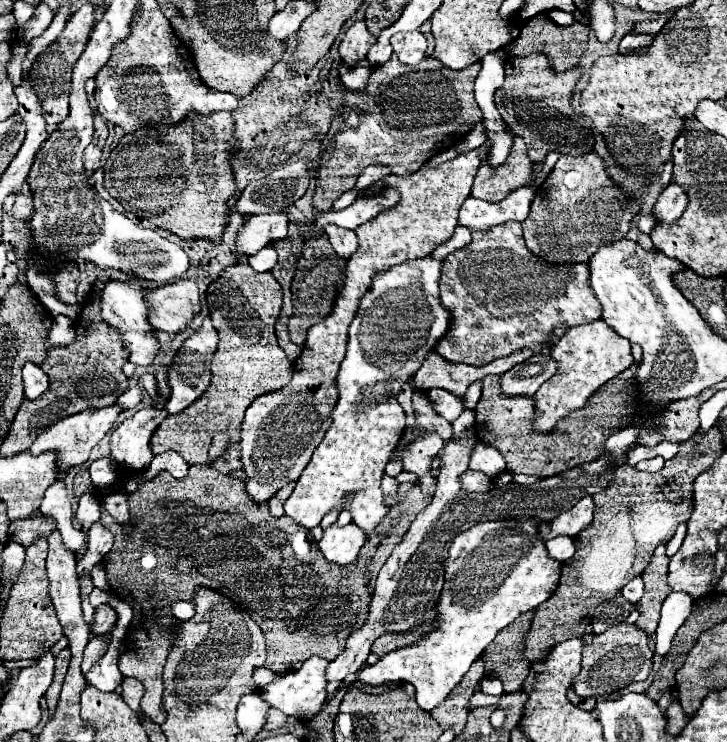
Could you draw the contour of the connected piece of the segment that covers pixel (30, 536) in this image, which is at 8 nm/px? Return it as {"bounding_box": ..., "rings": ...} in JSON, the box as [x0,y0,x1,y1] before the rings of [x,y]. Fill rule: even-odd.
{"bounding_box":[8,512,56,548],"rings":[[[34,512],[28,518],[12,520],[10,528],[8,528],[8,536],[10,536],[12,542],[18,542],[24,548],[28,548],[32,542],[36,542],[36,538],[48,536],[54,530],[56,530],[54,518],[48,518],[48,516],[40,514],[40,512]]]}

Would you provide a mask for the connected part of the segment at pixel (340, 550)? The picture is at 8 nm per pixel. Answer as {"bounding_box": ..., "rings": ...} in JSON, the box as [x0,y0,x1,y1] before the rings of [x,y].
{"bounding_box":[318,522,366,558],"rings":[[[350,522],[348,526],[332,524],[324,528],[324,536],[318,546],[326,558],[356,558],[364,542],[366,534]]]}

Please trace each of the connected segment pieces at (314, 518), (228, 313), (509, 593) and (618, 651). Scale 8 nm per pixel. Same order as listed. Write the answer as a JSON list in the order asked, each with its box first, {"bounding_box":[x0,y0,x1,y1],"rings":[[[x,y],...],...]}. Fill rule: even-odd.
[{"bounding_box":[284,256,452,532],"rings":[[[432,256],[402,262],[390,268],[388,272],[378,274],[370,290],[364,294],[360,308],[356,312],[356,318],[350,324],[348,352],[338,372],[340,400],[336,408],[332,410],[332,426],[326,432],[322,444],[314,450],[312,460],[304,468],[302,476],[296,480],[296,488],[292,496],[284,504],[286,516],[290,516],[294,522],[300,522],[304,528],[318,526],[324,514],[334,504],[338,504],[348,492],[354,492],[356,496],[350,500],[346,510],[352,512],[354,522],[364,532],[372,532],[382,522],[382,518],[388,514],[390,508],[384,504],[380,480],[406,428],[404,410],[398,404],[396,394],[402,390],[404,382],[410,382],[410,378],[422,366],[424,356],[436,348],[438,340],[444,338],[444,334],[450,330],[450,324],[452,324],[452,314],[448,314],[448,308],[442,306],[438,288],[428,286],[428,276],[434,276],[434,272],[440,272],[440,268],[442,268],[442,260],[436,260]]]},{"bounding_box":[152,264,294,474],"rings":[[[234,264],[224,270],[206,290],[210,320],[218,330],[220,344],[212,360],[212,382],[208,390],[180,414],[168,416],[152,440],[152,452],[178,452],[190,466],[208,460],[208,448],[218,432],[226,432],[232,442],[228,454],[214,462],[214,468],[232,474],[240,466],[240,426],[244,410],[258,398],[284,388],[292,380],[294,366],[276,342],[274,324],[282,306],[282,288],[270,272],[254,272],[248,264]]]},{"bounding_box":[360,520,560,710],"rings":[[[508,520],[481,522],[454,538],[450,558],[446,560],[446,582],[436,606],[436,630],[428,632],[422,642],[386,654],[374,666],[364,666],[360,670],[360,682],[410,682],[416,688],[418,706],[422,710],[434,710],[504,626],[554,594],[560,578],[560,562],[548,556],[534,524],[524,522],[530,526],[528,532],[524,524],[509,526],[510,523]]]},{"bounding_box":[574,624,652,698],"rings":[[[616,624],[600,636],[592,636],[592,642],[584,640],[582,670],[574,680],[574,692],[580,698],[586,696],[606,696],[616,690],[630,686],[632,682],[646,680],[652,670],[652,650],[650,638],[644,630],[634,624]]]}]

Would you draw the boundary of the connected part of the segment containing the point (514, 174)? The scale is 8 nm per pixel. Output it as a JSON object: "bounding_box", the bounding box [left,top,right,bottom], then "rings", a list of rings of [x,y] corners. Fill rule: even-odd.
{"bounding_box":[472,136,534,202],"rings":[[[514,136],[514,146],[506,164],[502,164],[500,168],[490,168],[484,162],[480,166],[472,186],[472,196],[486,202],[500,202],[512,190],[526,186],[532,172],[534,168],[532,160],[528,158],[526,144],[520,136]]]}

